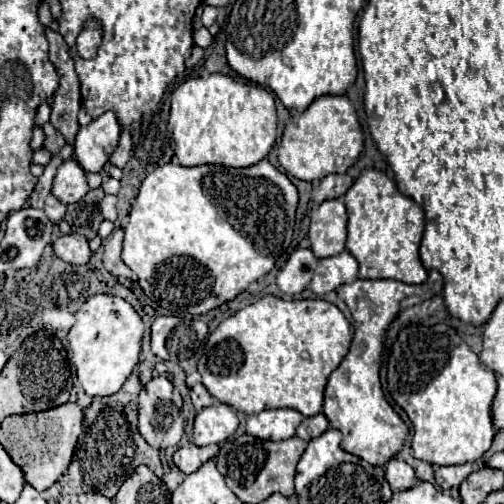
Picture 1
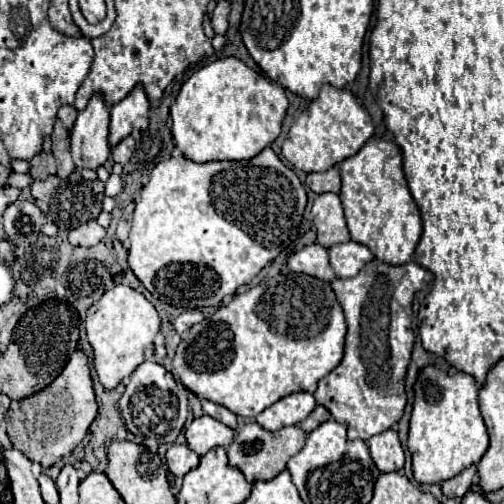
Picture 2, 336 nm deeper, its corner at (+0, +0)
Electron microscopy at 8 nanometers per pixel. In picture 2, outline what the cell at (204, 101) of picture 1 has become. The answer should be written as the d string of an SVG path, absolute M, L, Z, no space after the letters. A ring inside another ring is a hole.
M238 58L216 60L194 72L170 106L176 148L192 162L250 160L270 146L288 110L284 88L250 70Z

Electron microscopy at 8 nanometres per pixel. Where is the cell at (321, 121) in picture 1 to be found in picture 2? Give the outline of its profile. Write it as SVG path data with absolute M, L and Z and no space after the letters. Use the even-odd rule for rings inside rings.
M322 86L320 96L312 100L308 108L292 122L288 138L282 144L282 156L298 170L326 172L328 168L354 156L372 138L372 134L372 118L350 90Z

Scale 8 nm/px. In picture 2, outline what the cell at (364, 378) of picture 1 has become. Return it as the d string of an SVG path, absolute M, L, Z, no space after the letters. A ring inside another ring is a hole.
M378 260L368 262L354 278L332 280L332 290L348 324L346 350L342 362L318 382L314 398L322 406L316 406L312 414L300 422L304 432L312 432L334 416L336 422L348 428L348 440L366 442L400 422L406 406L404 374L414 344L412 300L430 280L432 274L416 262L388 266Z

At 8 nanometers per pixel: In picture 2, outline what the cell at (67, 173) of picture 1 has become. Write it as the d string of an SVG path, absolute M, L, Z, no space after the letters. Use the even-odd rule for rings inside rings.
M94 96L86 110L78 112L70 134L70 150L76 170L96 170L110 156L108 146L108 122L110 108L104 106L100 96Z

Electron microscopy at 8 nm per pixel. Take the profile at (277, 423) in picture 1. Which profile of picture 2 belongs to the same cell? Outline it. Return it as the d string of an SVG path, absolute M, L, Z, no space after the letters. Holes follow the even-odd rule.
M308 392L290 394L278 400L276 404L272 404L270 408L266 408L262 414L258 414L256 422L270 432L286 426L296 426L314 410L314 406L316 406L316 400L312 394Z

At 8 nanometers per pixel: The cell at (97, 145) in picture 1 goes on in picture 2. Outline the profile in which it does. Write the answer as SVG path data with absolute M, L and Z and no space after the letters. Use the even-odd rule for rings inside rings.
M138 86L132 90L122 102L110 108L110 146L116 146L122 138L130 136L132 130L146 130L148 128L148 98Z

